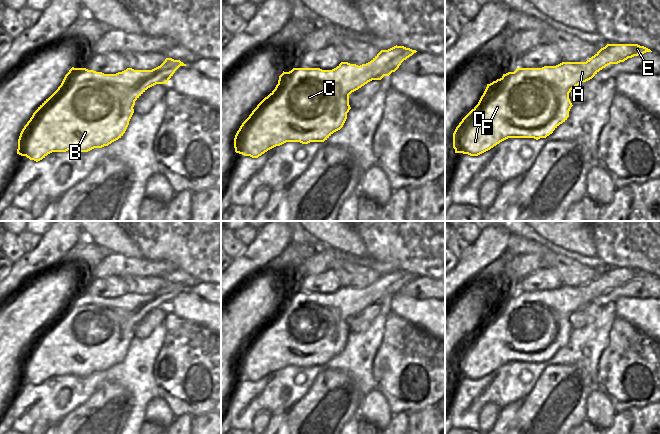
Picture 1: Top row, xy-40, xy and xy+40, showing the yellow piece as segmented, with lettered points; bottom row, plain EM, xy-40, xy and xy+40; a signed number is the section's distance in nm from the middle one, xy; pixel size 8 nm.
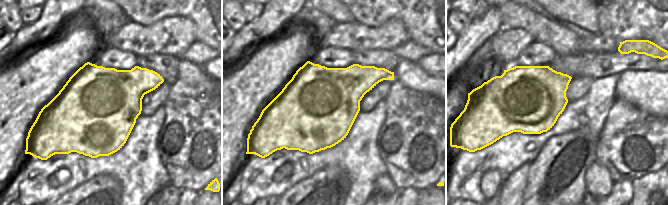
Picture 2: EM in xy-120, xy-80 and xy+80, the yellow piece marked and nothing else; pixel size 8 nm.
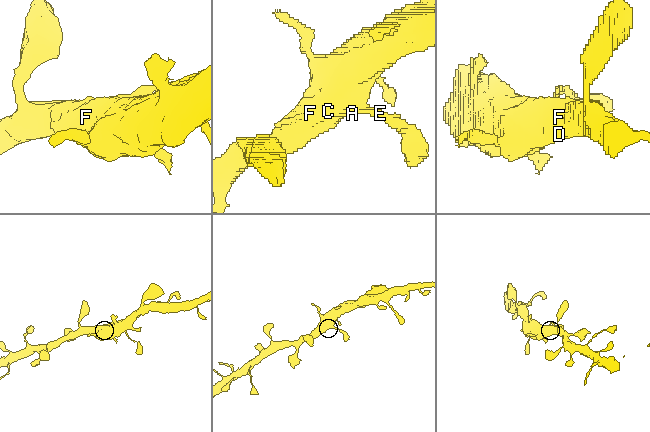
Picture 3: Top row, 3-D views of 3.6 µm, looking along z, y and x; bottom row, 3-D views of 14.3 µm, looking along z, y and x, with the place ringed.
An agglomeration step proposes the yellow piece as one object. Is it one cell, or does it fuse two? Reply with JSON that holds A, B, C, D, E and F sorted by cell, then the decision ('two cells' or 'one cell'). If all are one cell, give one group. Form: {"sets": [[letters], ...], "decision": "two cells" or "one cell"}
{"sets": [["A", "B", "C", "D", "E", "F"]], "decision": "one cell"}

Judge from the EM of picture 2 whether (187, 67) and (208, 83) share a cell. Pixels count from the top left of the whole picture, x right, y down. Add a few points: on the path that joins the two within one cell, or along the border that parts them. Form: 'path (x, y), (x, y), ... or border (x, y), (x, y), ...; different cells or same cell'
path (192, 72), (203, 81); same cell

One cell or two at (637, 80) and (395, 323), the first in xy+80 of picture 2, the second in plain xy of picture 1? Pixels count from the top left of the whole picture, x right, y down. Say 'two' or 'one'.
two

